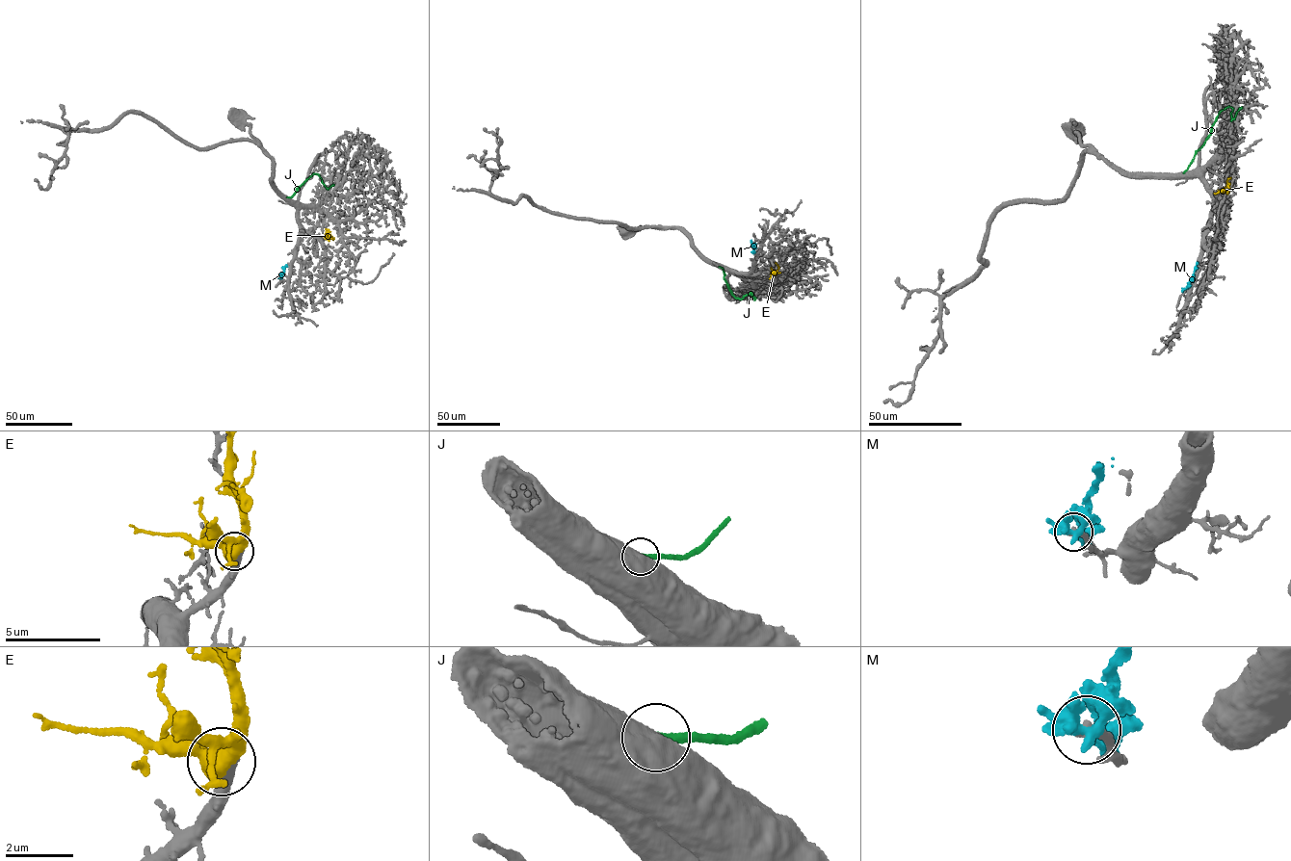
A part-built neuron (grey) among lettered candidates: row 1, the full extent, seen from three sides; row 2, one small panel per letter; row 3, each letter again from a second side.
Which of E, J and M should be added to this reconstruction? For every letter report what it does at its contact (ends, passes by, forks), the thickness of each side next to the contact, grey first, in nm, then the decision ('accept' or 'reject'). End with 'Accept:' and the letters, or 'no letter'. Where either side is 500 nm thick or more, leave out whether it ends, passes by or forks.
E: 600/440 nm | accept
J: 800/320 nm | reject
M: it forks | 260/400 nm | reject
Accept: E

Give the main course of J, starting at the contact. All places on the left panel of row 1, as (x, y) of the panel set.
J: (287, 197), (313, 173), (319, 175), (327, 188), (332, 184)

